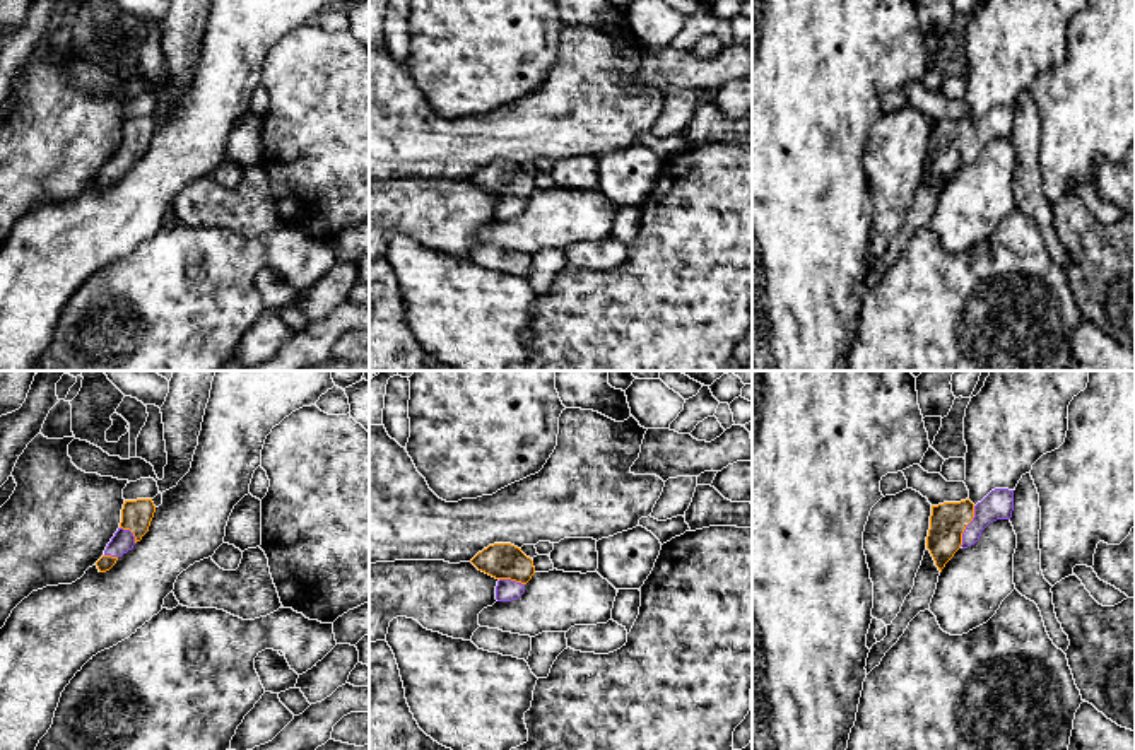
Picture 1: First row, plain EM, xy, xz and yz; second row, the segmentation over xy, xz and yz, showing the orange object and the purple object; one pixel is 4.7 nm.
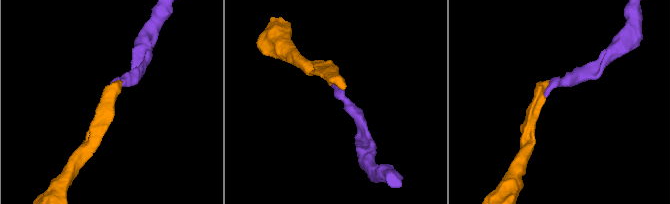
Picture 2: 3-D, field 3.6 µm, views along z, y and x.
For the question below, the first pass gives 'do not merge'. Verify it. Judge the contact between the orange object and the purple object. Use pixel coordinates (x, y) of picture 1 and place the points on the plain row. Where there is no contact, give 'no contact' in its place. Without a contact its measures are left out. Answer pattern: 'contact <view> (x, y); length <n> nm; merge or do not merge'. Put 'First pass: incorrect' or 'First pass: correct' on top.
First pass: incorrect
contact yz (966, 142); length 200 nm; merge

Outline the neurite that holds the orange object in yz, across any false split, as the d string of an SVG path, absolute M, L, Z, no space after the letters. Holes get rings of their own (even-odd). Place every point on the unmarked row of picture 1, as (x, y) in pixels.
M995 106L976 123L966 116L932 123L926 166L942 190L945 181L962 164L974 162L981 149L997 137L1010 137L1014 108Z

